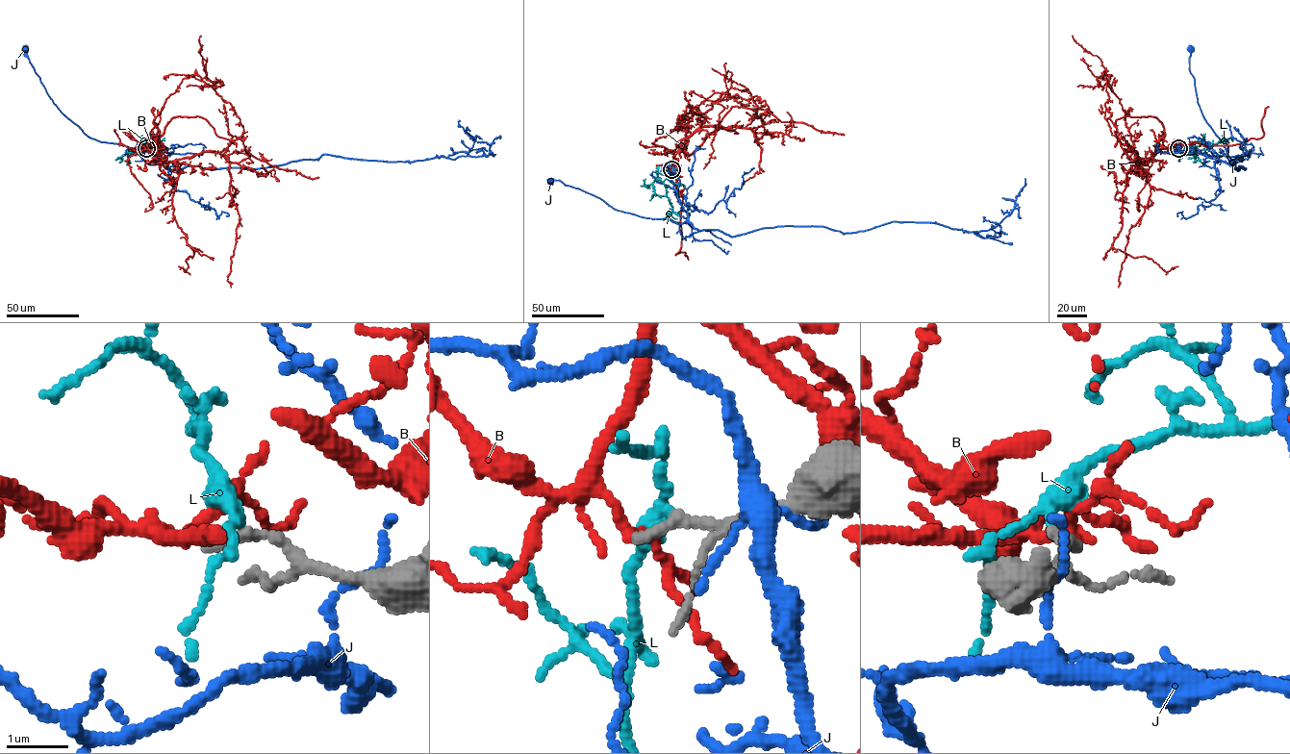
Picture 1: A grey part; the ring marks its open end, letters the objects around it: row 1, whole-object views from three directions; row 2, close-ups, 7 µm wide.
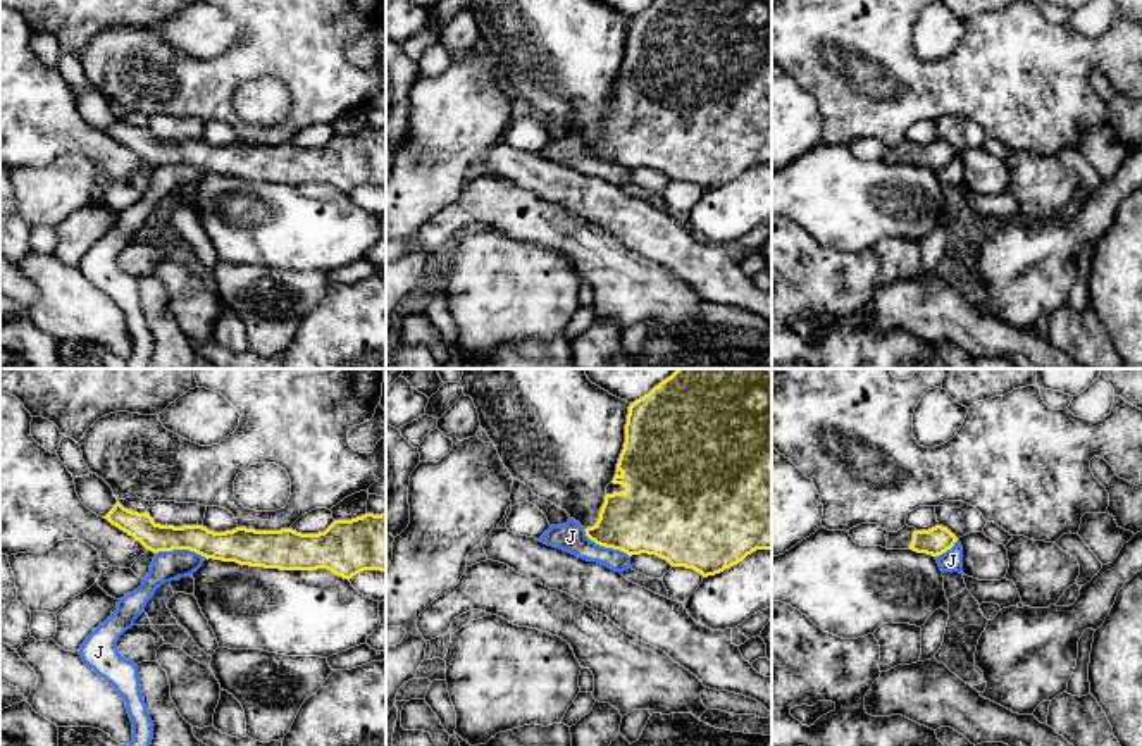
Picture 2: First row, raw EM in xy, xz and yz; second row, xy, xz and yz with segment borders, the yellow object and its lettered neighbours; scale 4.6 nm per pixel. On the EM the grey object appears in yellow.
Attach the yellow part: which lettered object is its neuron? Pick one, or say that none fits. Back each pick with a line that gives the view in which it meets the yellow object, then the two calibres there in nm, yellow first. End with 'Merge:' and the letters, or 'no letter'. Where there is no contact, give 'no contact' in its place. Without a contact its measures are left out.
Merge: no letter

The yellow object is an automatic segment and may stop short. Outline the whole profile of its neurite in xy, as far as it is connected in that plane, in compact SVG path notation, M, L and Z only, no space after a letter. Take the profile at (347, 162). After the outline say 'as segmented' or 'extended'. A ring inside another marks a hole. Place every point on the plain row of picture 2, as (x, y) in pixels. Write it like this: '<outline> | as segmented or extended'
M119 115L103 133L153 167L189 164L207 174L236 176L250 181L327 183L348 195L363 184L386 186L386 126L334 134L319 148L246 141L214 146L203 140L160 140L153 136L148 126L127 124Z | as segmented

